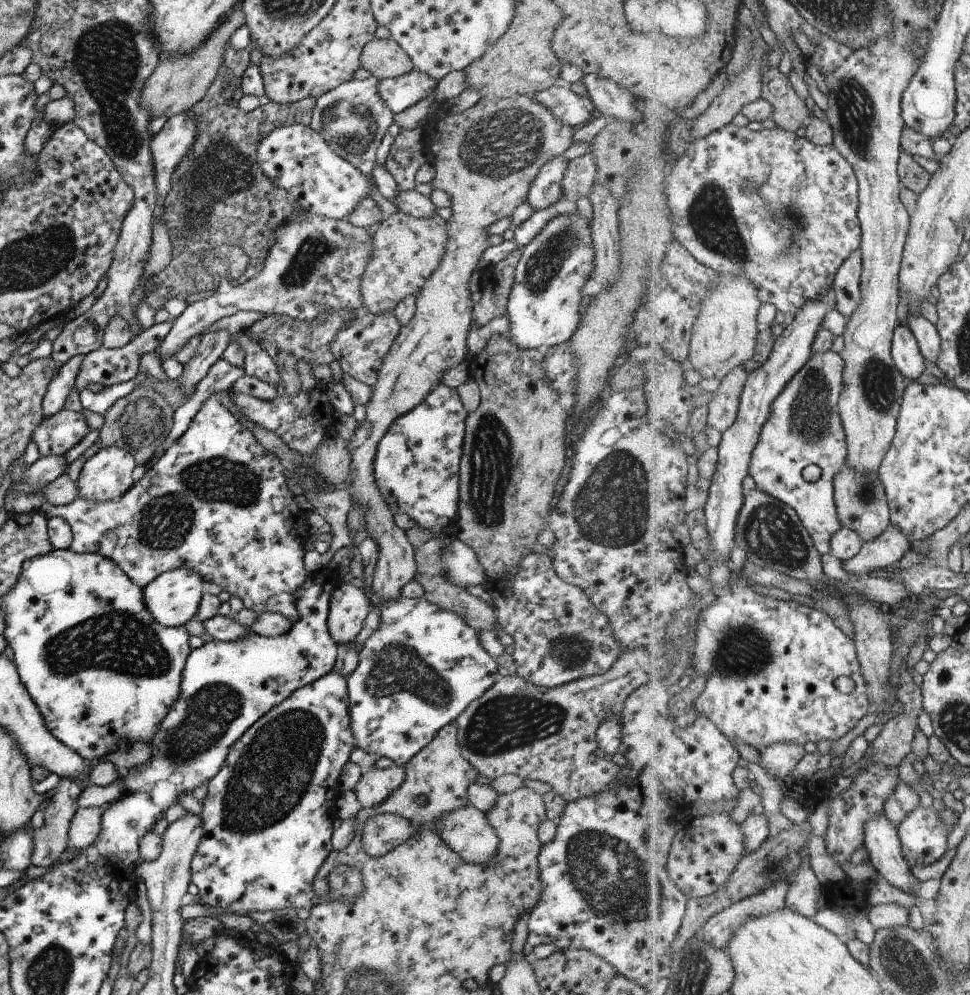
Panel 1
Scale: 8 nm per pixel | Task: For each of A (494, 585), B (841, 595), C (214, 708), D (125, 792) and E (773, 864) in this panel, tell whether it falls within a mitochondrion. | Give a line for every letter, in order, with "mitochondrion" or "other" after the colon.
A: other
B: other
C: mitochondrion
D: other
E: mitochondrion

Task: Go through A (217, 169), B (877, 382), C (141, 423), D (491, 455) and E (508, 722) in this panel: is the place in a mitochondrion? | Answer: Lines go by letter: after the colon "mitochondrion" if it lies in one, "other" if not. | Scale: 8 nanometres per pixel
A: mitochondrion
B: mitochondrion
C: mitochondrion
D: mitochondrion
E: mitochondrion

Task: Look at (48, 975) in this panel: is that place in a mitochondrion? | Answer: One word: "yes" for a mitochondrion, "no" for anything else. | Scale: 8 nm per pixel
yes

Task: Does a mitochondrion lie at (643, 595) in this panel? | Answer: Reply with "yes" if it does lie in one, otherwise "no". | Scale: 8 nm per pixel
no

